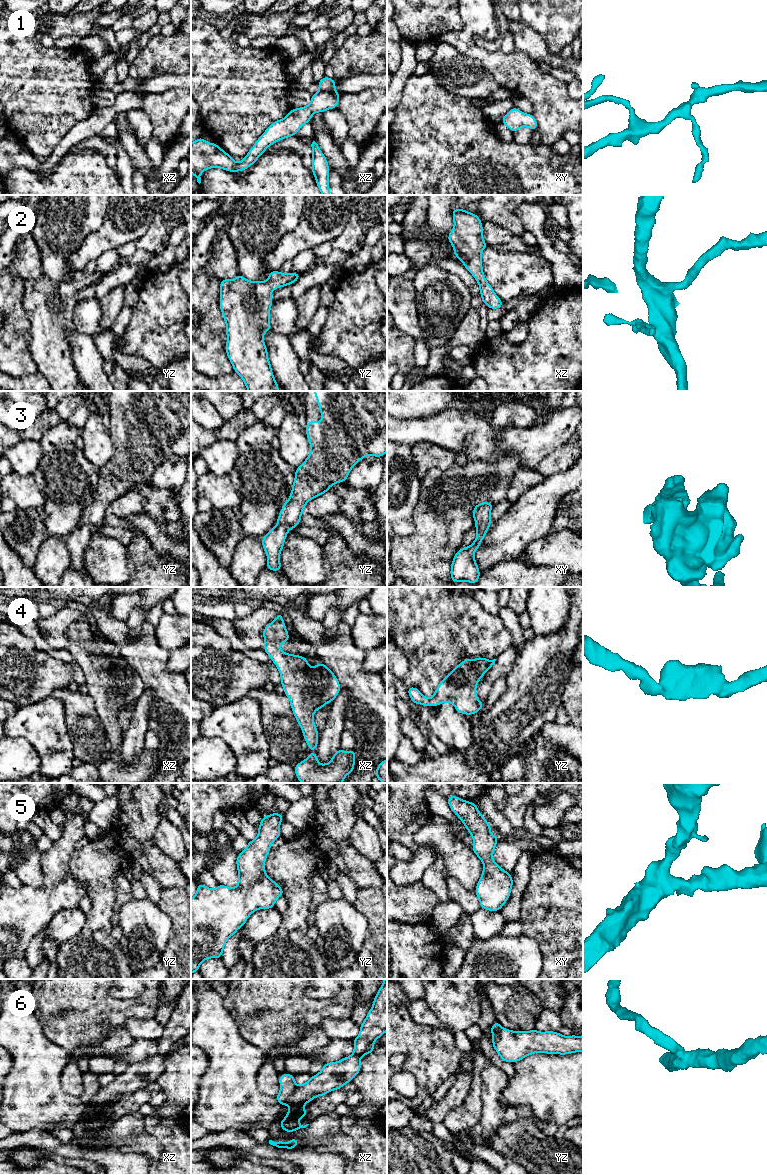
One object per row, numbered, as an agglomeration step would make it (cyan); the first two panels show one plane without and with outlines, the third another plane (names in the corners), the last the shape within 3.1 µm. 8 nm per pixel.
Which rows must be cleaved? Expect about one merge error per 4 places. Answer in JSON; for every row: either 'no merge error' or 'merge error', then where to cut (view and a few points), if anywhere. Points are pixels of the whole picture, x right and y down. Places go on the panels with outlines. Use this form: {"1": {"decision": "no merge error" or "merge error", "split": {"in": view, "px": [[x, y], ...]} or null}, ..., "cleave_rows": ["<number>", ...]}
{"1": {"decision": "no merge error", "split": null}, "2": {"decision": "no merge error", "split": null}, "3": {"decision": "no merge error", "split": null}, "4": {"decision": "no merge error", "split": null}, "5": {"decision": "no merge error", "split": null}, "6": {"decision": "merge error", "split": {"in": "xz", "px": [[297, 1086], [282, 1104]]}}, "cleave_rows": ["6"]}

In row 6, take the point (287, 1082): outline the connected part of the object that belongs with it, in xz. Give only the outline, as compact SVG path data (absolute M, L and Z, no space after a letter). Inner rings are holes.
M282 1074L279 1076L280 1092L275 1096L279 1104L283 1105L287 1098L294 1093L297 1085L295 1083L294 1075Z

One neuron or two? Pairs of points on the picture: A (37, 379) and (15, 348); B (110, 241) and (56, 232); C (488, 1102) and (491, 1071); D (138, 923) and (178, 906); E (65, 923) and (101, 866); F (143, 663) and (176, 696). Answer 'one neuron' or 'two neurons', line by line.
A: two neurons
B: two neurons
C: one neuron
D: two neurons
E: two neurons
F: one neuron

